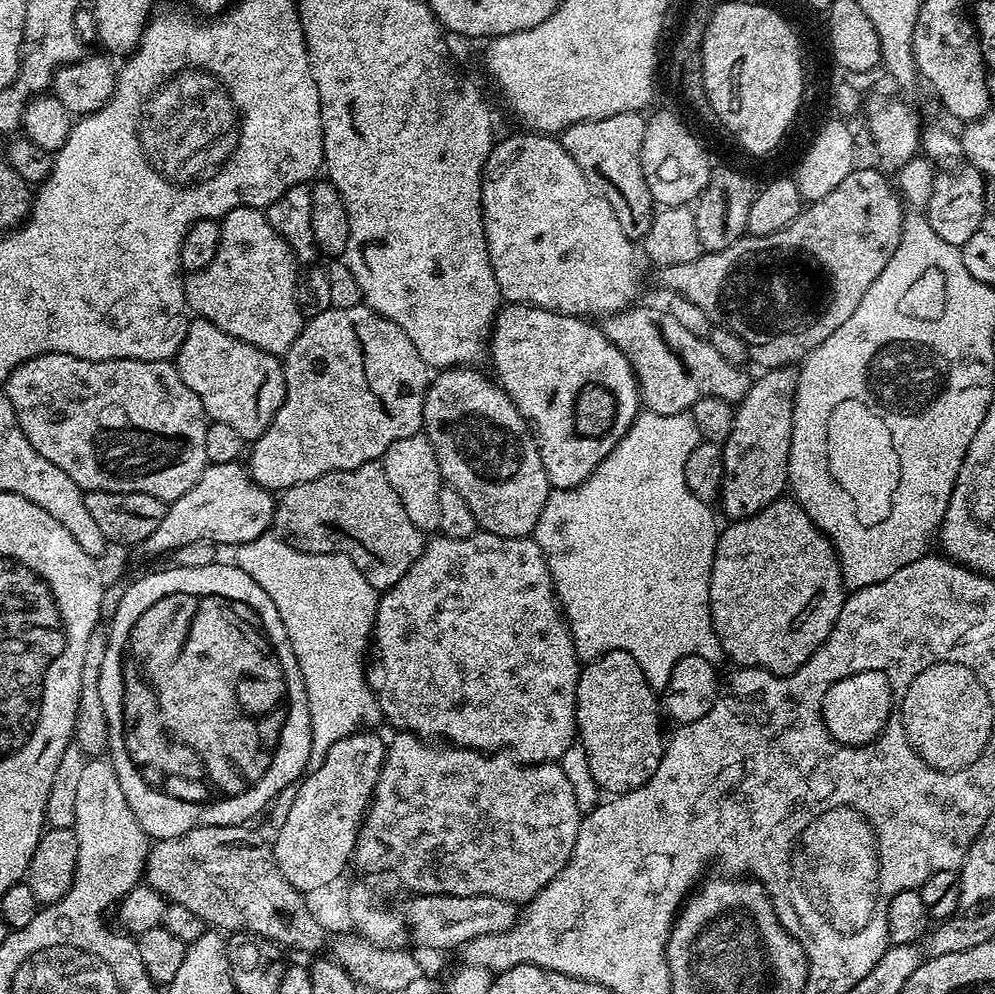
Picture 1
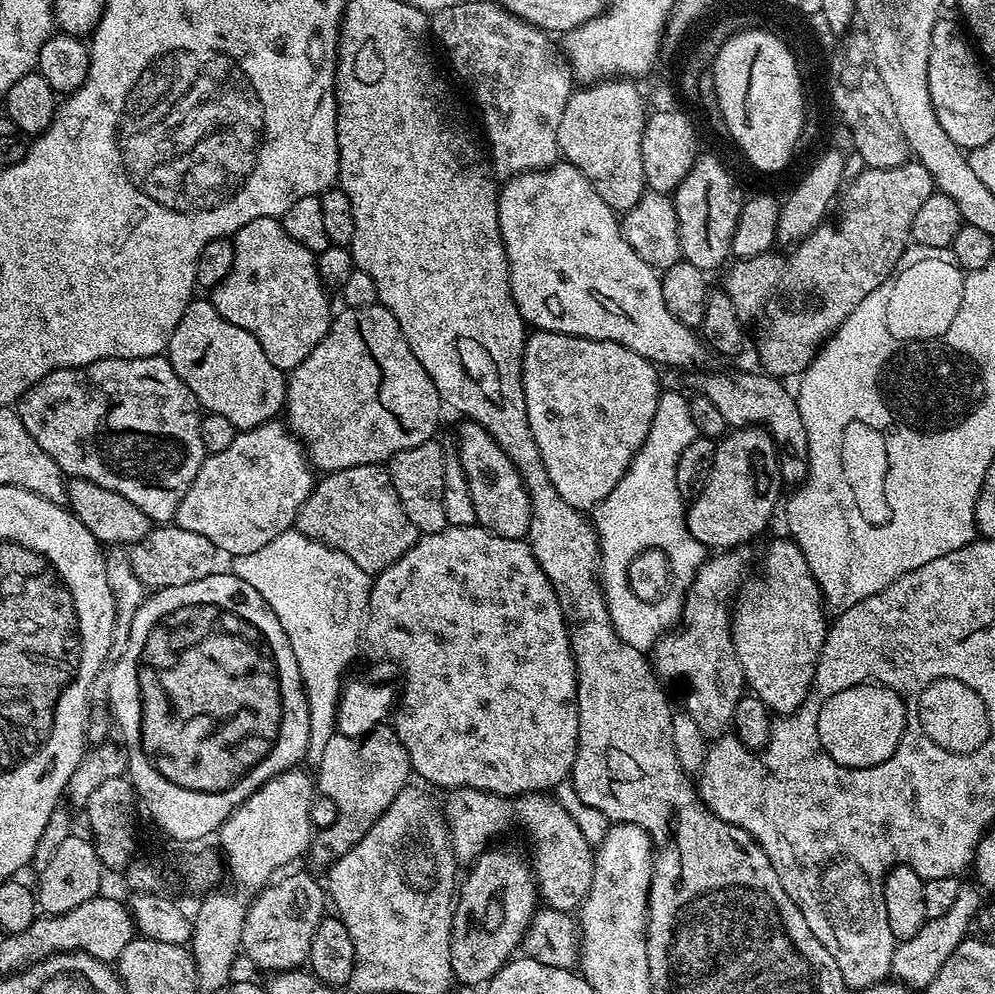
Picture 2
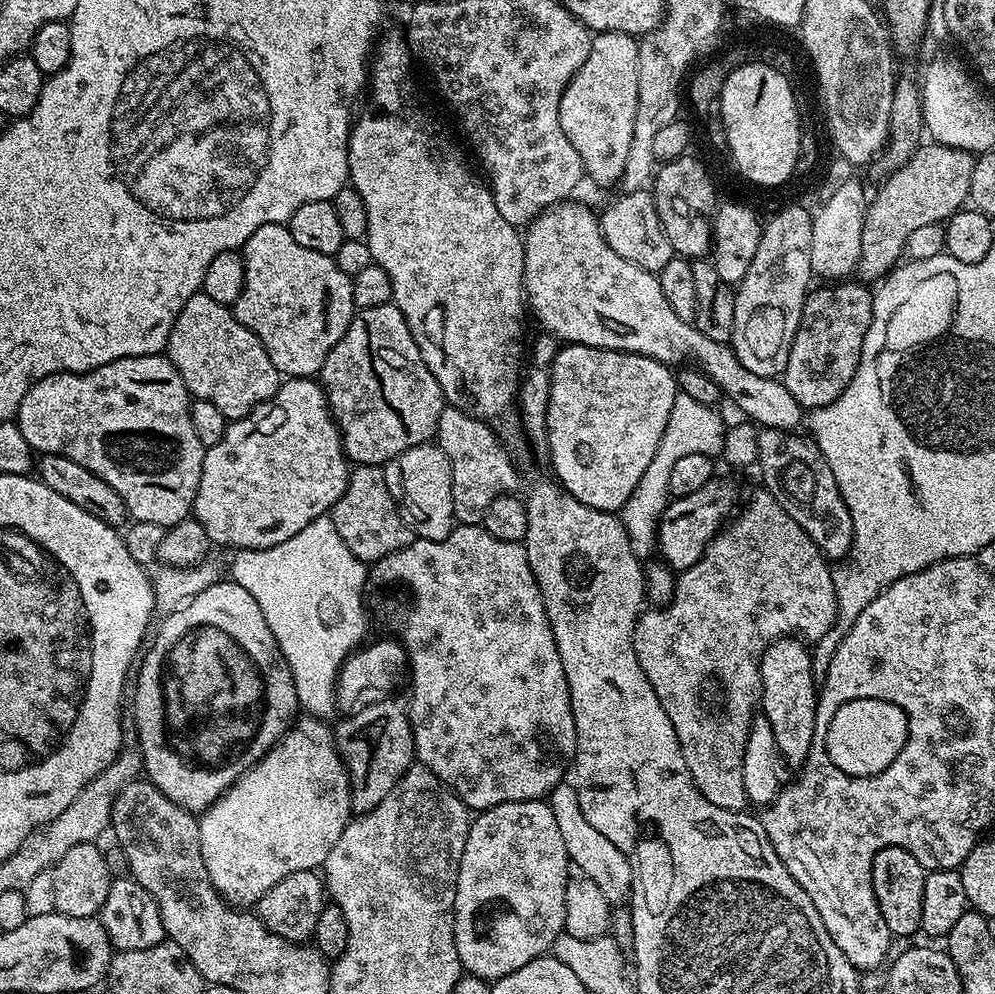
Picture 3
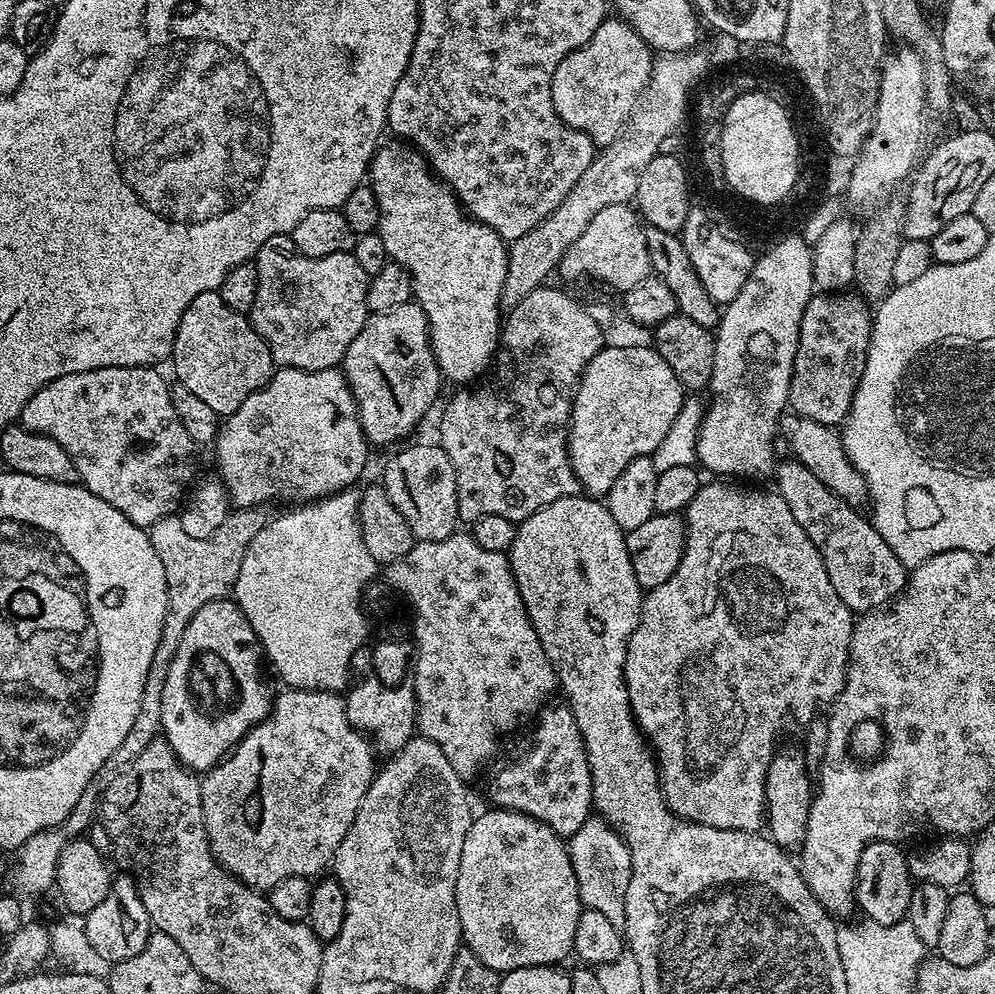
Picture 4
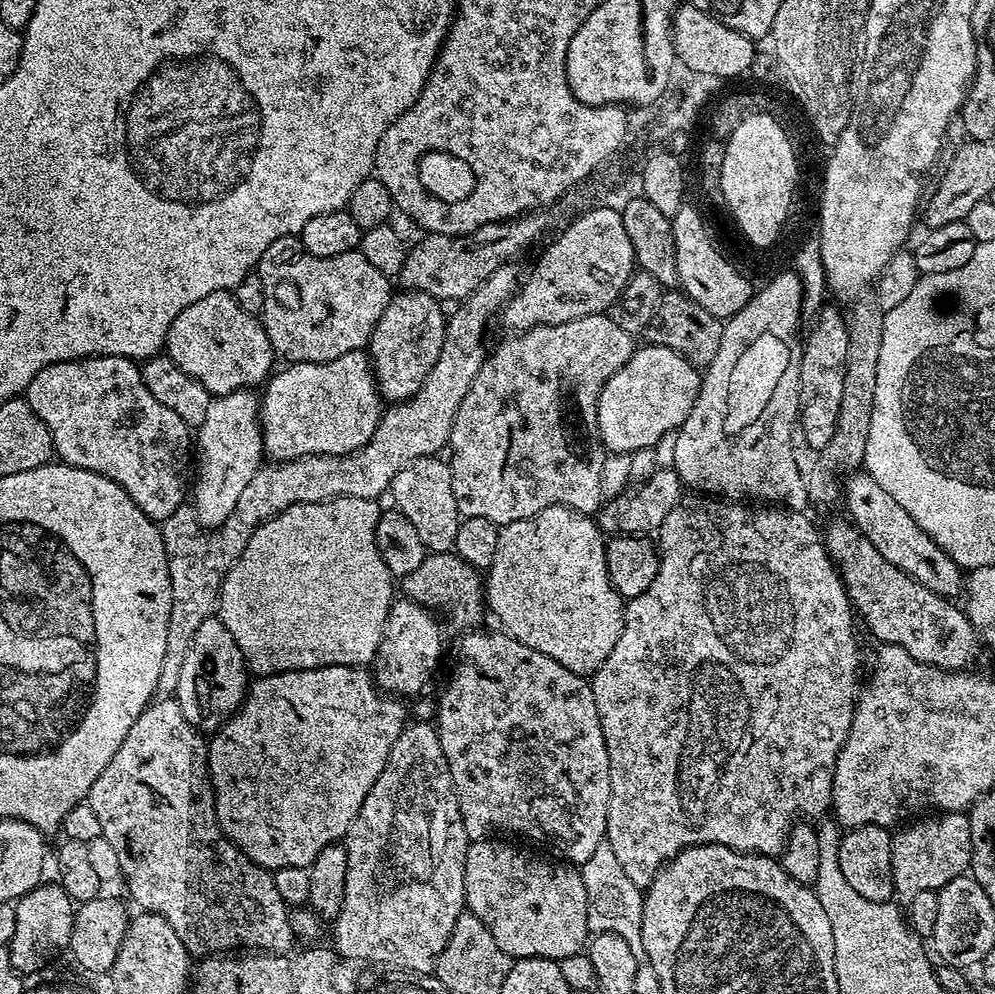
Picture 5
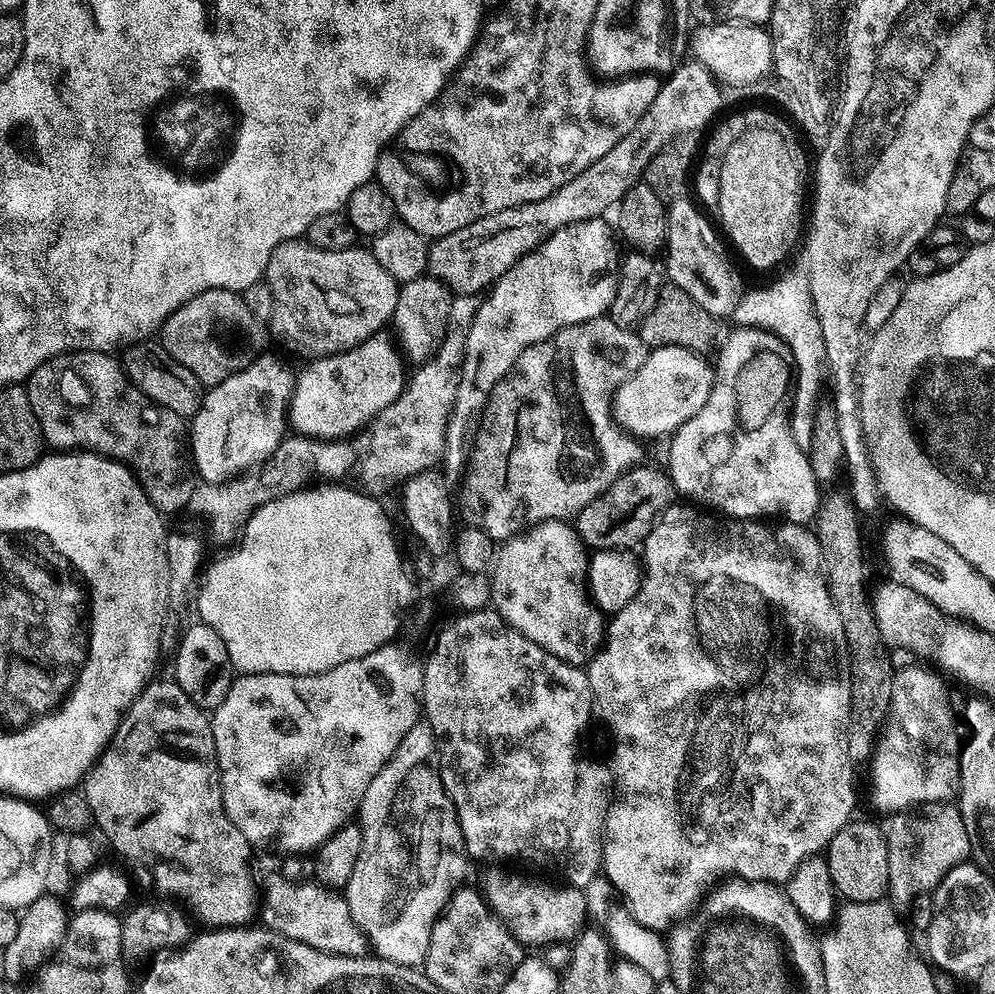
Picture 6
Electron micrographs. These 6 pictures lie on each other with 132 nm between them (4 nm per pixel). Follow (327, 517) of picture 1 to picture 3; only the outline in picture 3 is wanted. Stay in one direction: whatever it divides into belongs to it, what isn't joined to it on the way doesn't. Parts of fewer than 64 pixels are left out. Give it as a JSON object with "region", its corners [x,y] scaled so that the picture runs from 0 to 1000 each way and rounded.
{"region":[[[359,467],[350,476],[350,488],[334,511],[332,522],[340,541],[352,549],[352,557],[367,565],[377,565],[412,549],[415,537],[404,525],[396,501],[388,489],[388,477],[381,467]]]}

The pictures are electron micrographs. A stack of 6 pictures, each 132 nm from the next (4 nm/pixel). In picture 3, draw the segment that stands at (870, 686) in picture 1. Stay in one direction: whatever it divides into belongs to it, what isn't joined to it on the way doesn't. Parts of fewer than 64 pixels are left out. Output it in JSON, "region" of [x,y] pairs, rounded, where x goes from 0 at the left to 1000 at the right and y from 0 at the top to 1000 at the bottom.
{"region":[[[866,702],[847,707],[838,716],[828,749],[838,771],[857,782],[865,775],[885,773],[898,767],[912,741],[913,723],[901,707]]]}

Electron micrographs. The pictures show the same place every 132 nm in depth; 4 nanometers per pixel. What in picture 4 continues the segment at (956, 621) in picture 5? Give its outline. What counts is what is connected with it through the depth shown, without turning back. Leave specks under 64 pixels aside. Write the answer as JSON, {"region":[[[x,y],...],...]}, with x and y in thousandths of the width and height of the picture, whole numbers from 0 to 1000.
{"region":[[[785,462],[778,472],[779,494],[784,496],[790,509],[794,509],[794,517],[798,517],[802,529],[810,533],[810,541],[814,541],[822,557],[826,557],[830,577],[834,577],[842,602],[846,602],[858,618],[878,616],[895,608],[909,595],[914,572],[910,571],[903,557],[890,549],[875,522],[868,520],[867,523],[857,508],[826,489],[826,485],[822,485],[822,481],[818,481],[803,463],[791,462]]]}

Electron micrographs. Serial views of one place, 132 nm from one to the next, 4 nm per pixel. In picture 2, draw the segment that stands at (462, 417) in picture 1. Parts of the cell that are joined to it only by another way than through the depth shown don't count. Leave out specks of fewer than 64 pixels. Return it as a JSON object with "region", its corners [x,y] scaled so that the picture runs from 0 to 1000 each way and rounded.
{"region":[[[467,422],[465,426],[458,435],[456,451],[462,457],[462,468],[468,477],[478,527],[505,541],[528,542],[533,529],[533,501],[517,465],[509,461],[505,449],[501,449],[501,445],[492,441],[483,427],[477,427],[471,422]]]}

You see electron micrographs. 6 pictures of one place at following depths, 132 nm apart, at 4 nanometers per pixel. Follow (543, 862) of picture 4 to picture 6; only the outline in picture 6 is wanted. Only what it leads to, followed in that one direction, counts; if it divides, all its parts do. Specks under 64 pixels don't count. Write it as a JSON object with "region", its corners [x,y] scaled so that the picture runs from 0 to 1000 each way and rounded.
{"region":[[[494,871],[491,873],[494,874],[489,877],[486,883],[484,900],[497,921],[510,930],[511,934],[515,937],[515,941],[524,950],[528,952],[534,952],[534,950],[539,952],[545,950],[547,950],[546,952],[567,950],[576,947],[584,939],[586,935],[585,930],[591,924],[590,898],[586,894],[578,893],[572,889],[564,889],[565,891],[561,891],[525,879],[511,877],[505,874],[507,873],[505,871]]]}

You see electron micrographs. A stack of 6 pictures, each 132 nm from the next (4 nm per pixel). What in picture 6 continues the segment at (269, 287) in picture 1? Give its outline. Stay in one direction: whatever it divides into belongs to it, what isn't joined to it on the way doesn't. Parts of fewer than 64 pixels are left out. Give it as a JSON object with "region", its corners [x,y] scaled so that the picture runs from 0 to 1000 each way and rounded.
{"region":[[[303,239],[283,243],[271,256],[271,264],[265,273],[265,282],[275,296],[271,334],[277,337],[278,344],[287,353],[307,358],[310,364],[323,362],[325,358],[335,358],[368,344],[368,340],[379,337],[385,331],[382,329],[393,323],[402,295],[400,283],[380,268],[380,260],[376,260],[373,252],[362,248],[320,252],[309,240]]]}

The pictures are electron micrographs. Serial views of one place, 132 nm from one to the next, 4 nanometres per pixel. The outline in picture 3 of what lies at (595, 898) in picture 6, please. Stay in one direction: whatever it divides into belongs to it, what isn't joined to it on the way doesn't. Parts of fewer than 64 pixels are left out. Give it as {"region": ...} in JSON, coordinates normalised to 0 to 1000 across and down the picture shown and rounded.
{"region":[[[564,787],[553,798],[553,810],[569,849],[569,859],[577,870],[578,876],[582,880],[593,883],[593,887],[597,887],[597,891],[601,891],[601,895],[609,899],[611,906],[620,907],[619,905],[625,904],[626,901],[628,904],[635,892],[634,864],[628,857],[621,855],[621,851],[613,847],[613,843],[608,843],[603,836],[597,835],[597,831],[593,831],[593,827],[589,827],[589,819],[585,819],[585,811],[581,811],[578,788]]]}

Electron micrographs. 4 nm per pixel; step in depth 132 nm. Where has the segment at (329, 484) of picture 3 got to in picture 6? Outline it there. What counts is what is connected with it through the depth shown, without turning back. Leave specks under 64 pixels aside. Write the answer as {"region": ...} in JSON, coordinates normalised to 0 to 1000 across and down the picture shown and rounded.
{"region":[[[386,336],[368,340],[360,348],[335,358],[325,358],[323,362],[313,363],[297,378],[297,388],[293,391],[293,404],[289,407],[288,426],[294,436],[309,439],[323,445],[342,445],[346,439],[354,439],[362,430],[373,428],[388,408],[392,408],[402,399],[402,393],[408,385],[407,363],[400,353],[399,347]]]}

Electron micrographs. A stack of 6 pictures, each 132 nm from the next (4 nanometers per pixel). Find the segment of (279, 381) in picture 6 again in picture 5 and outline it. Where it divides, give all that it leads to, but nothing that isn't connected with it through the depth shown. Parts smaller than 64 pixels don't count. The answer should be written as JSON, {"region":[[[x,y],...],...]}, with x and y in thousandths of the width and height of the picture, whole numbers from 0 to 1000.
{"region":[[[244,390],[214,400],[211,412],[207,412],[206,423],[196,436],[195,451],[198,456],[201,454],[201,472],[195,475],[191,506],[197,524],[201,527],[207,525],[207,532],[211,532],[211,525],[227,525],[227,521],[235,517],[235,509],[239,509],[243,492],[263,470],[267,456],[265,439],[261,435],[261,398],[256,393]]]}

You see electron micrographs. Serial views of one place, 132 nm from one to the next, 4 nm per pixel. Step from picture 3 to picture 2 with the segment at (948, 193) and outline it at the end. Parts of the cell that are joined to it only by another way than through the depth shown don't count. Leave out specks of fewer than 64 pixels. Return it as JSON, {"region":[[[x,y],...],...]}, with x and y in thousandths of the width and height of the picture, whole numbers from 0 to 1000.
{"region":[[[914,163],[902,169],[871,168],[868,173],[851,182],[843,198],[844,229],[829,223],[803,245],[793,248],[789,258],[783,258],[780,252],[767,254],[752,262],[741,261],[740,267],[731,271],[732,283],[726,287],[727,293],[738,306],[744,325],[754,331],[755,337],[756,334],[760,337],[763,369],[771,377],[781,380],[803,379],[820,359],[828,343],[844,331],[850,320],[854,320],[858,308],[862,308],[870,296],[882,292],[886,284],[890,284],[910,249],[914,248],[919,215],[927,211],[927,203],[931,203],[938,192],[935,171],[931,171],[931,167],[924,163]]]}

